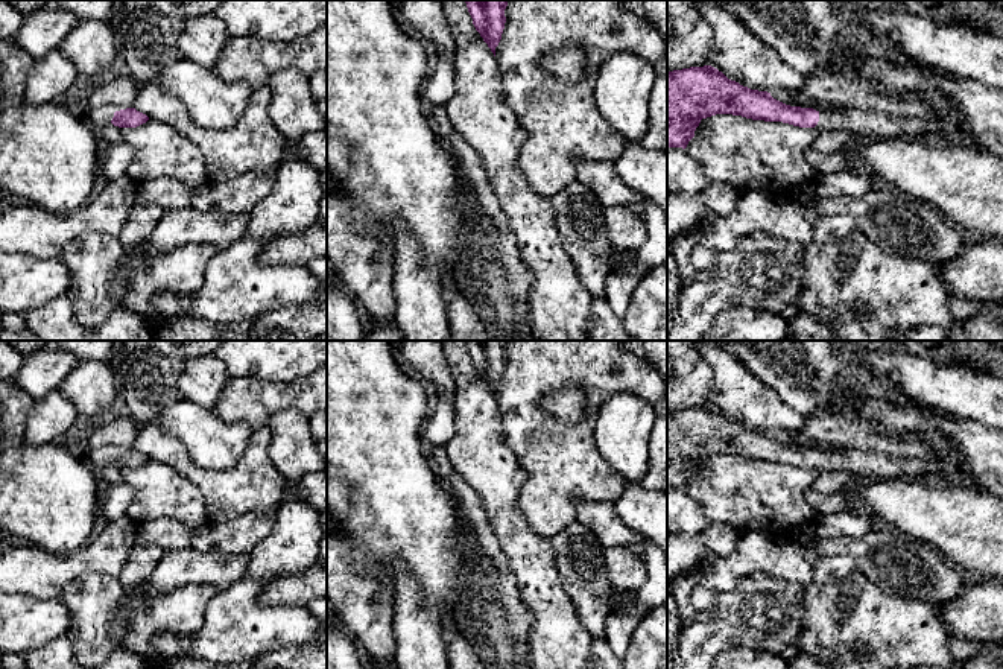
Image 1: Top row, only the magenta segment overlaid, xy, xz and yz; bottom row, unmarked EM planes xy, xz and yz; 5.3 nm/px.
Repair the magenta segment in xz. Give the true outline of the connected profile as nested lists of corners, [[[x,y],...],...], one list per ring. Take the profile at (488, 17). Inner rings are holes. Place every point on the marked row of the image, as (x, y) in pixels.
[[[465,0],[476,30],[495,56],[495,47],[502,40],[508,0]]]

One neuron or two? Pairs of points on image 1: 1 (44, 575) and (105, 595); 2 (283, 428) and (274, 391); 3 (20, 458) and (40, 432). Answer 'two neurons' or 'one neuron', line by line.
1: two neurons
2: two neurons
3: two neurons

